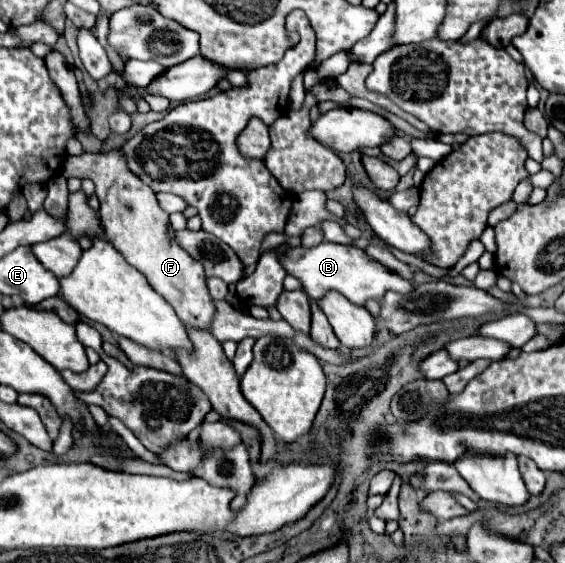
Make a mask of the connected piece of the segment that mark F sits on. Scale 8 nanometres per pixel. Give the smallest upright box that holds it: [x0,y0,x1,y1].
[60,150,212,330]

